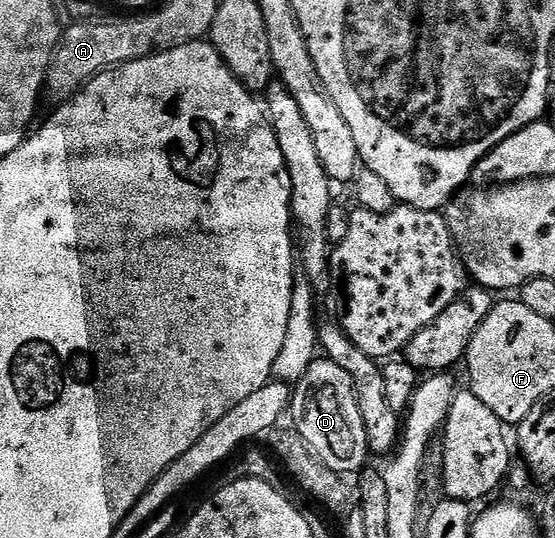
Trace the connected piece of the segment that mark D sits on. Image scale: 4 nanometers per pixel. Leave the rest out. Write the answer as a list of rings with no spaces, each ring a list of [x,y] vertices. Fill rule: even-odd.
[[[318,358],[307,366],[307,372],[303,378],[297,381],[291,392],[291,417],[293,416],[292,427],[301,435],[303,442],[313,451],[327,467],[342,474],[360,473],[366,467],[370,459],[369,443],[367,442],[366,431],[363,430],[363,417],[359,414],[359,402],[355,398],[355,390],[351,377],[347,370],[335,362],[324,358]]]

